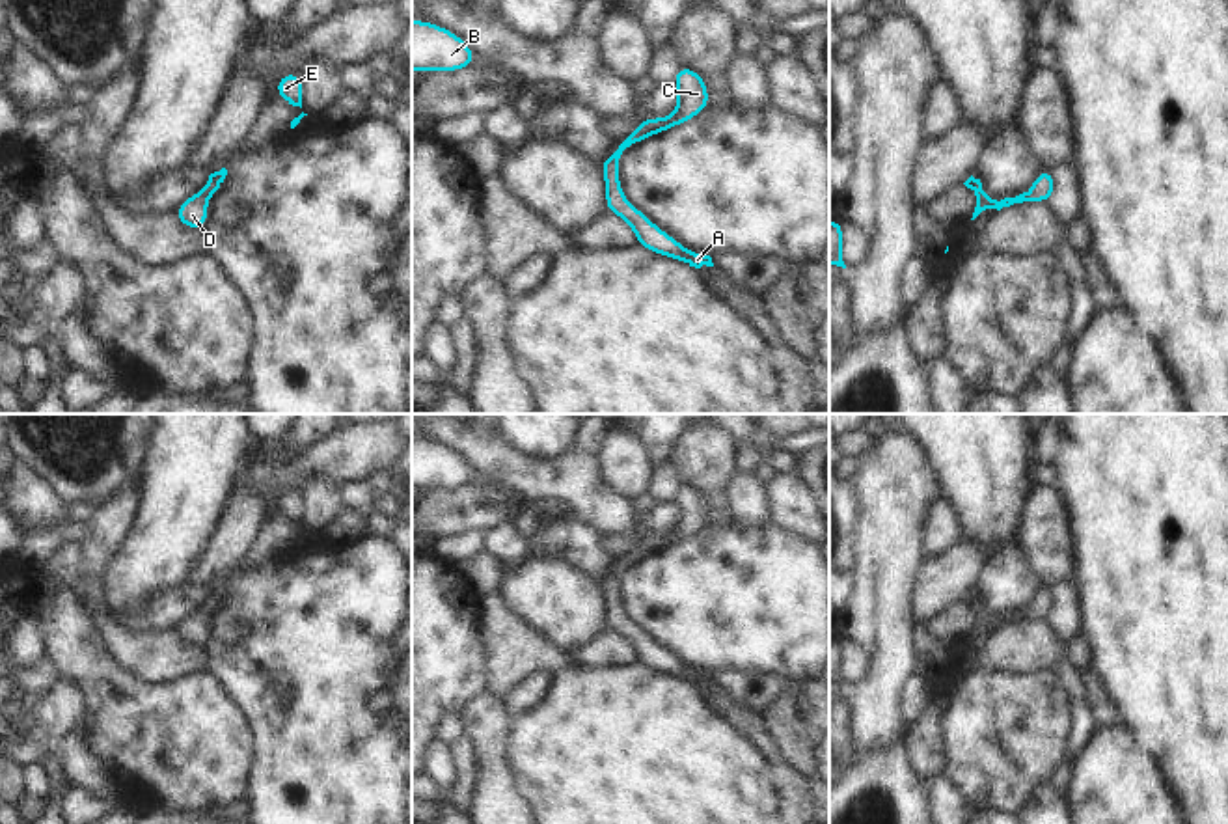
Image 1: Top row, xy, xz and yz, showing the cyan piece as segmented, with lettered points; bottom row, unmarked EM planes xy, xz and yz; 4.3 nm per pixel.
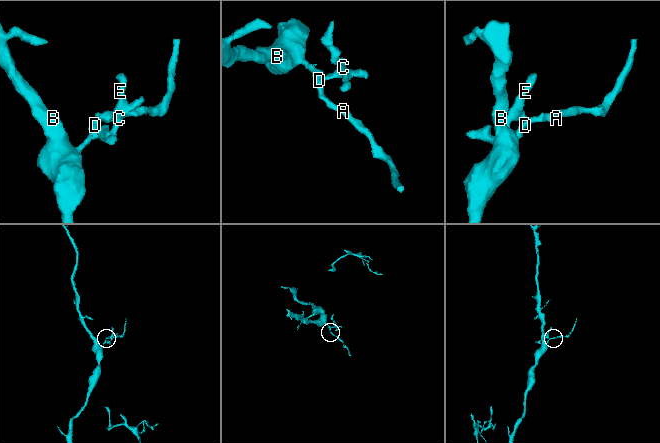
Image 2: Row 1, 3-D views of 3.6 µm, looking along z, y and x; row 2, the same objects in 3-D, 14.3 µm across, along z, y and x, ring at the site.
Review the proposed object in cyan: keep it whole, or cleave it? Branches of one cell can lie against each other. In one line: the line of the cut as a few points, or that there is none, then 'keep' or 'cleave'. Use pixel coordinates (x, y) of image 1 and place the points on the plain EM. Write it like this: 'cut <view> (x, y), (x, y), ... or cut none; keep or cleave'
cut none; keep

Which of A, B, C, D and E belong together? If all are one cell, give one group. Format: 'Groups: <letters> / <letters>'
Groups: A B C D E

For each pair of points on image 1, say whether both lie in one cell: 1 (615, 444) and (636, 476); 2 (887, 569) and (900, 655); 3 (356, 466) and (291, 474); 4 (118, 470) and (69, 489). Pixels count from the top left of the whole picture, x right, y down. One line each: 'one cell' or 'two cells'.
1: one cell
2: one cell
3: one cell
4: one cell

